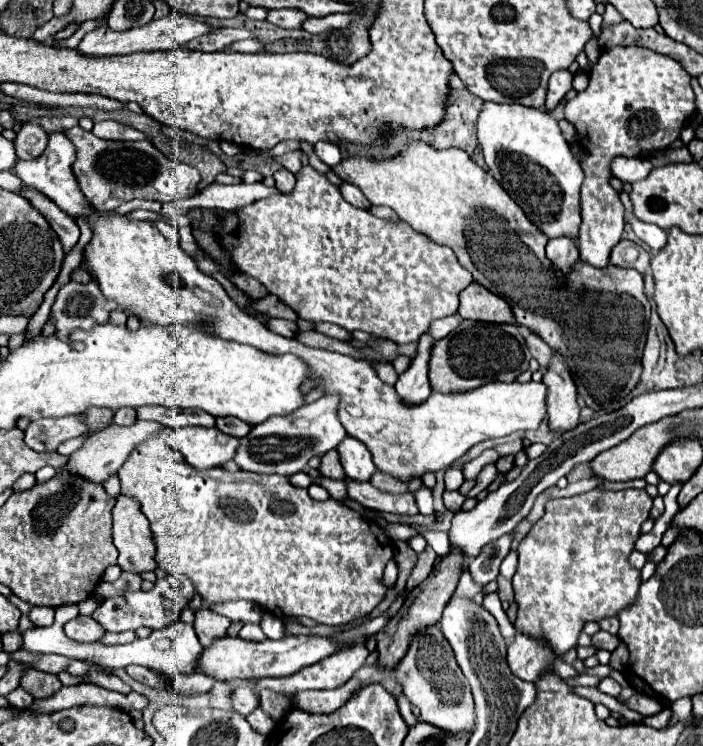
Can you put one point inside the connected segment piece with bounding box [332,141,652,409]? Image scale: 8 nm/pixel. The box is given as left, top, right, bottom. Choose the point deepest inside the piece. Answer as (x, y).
(441, 192)

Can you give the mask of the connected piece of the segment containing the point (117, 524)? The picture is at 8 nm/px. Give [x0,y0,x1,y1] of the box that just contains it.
[114,493,154,571]

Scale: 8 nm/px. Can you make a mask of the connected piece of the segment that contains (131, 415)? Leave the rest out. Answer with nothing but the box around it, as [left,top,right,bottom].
[114,407,136,425]

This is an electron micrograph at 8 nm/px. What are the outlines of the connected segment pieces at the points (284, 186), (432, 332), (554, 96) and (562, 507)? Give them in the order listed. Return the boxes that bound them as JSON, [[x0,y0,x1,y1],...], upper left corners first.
[[274,169,296,193],[426,315,460,339],[546,69,572,109],[512,489,652,658]]

